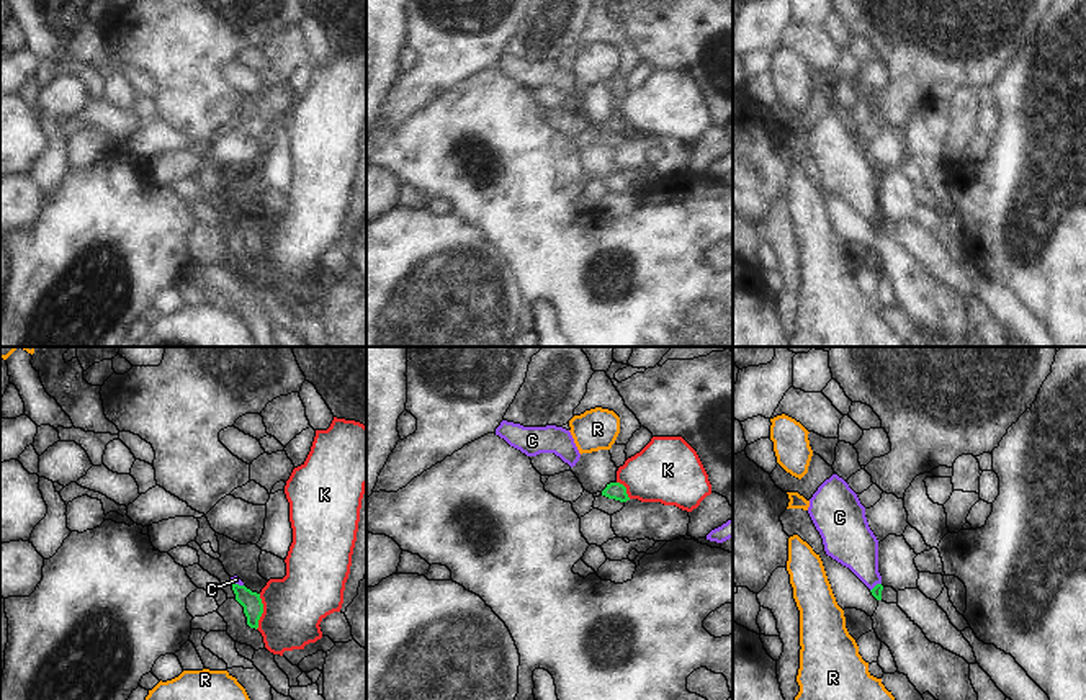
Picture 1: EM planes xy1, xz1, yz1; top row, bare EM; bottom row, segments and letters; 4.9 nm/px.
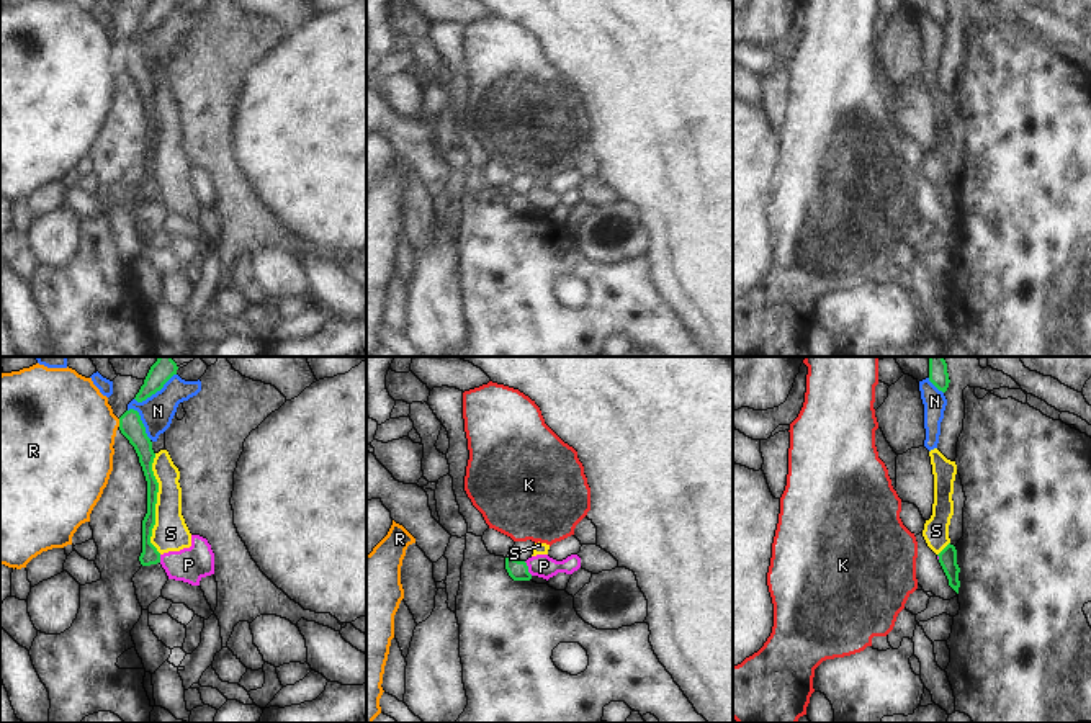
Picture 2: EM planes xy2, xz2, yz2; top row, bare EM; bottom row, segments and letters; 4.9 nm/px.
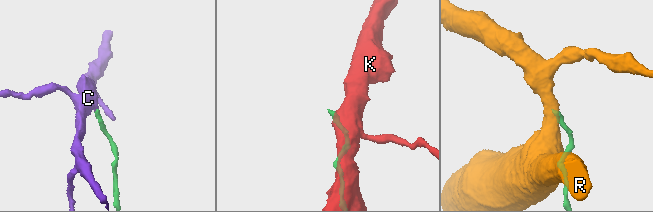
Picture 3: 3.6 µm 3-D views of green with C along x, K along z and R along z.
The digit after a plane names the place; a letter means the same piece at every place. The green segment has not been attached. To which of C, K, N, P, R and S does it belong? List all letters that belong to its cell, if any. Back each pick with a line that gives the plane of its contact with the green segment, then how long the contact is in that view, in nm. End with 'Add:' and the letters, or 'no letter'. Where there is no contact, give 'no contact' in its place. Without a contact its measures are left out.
C: xy1 | 60 nm
Add: C

